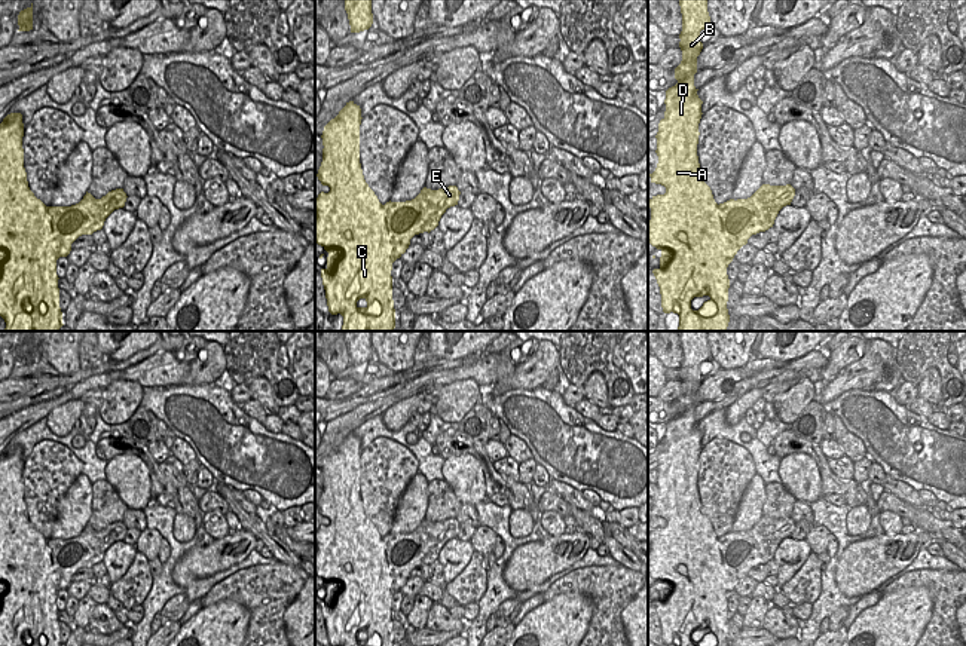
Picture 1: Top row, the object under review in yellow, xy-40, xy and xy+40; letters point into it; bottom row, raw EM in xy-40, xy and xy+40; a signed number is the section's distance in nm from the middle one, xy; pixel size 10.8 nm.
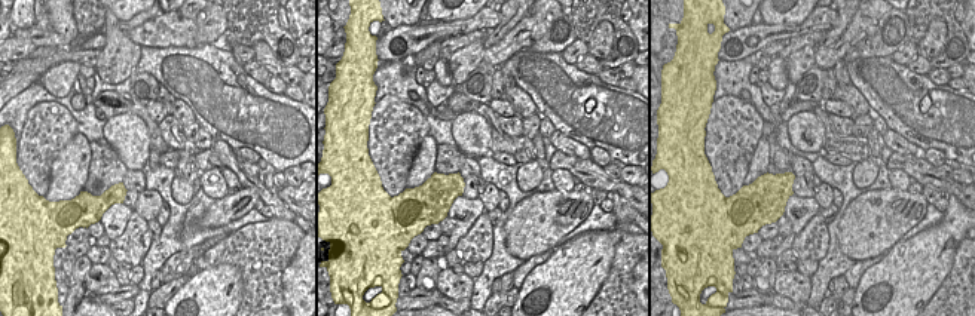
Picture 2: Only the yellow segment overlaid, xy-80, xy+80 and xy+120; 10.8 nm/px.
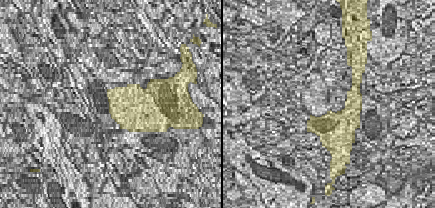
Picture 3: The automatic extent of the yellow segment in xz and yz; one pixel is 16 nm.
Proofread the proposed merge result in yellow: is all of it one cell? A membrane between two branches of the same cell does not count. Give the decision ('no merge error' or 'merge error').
merge error

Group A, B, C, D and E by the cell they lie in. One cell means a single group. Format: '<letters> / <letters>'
A B C D / E

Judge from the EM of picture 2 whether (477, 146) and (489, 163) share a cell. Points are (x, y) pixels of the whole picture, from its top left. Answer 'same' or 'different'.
different

